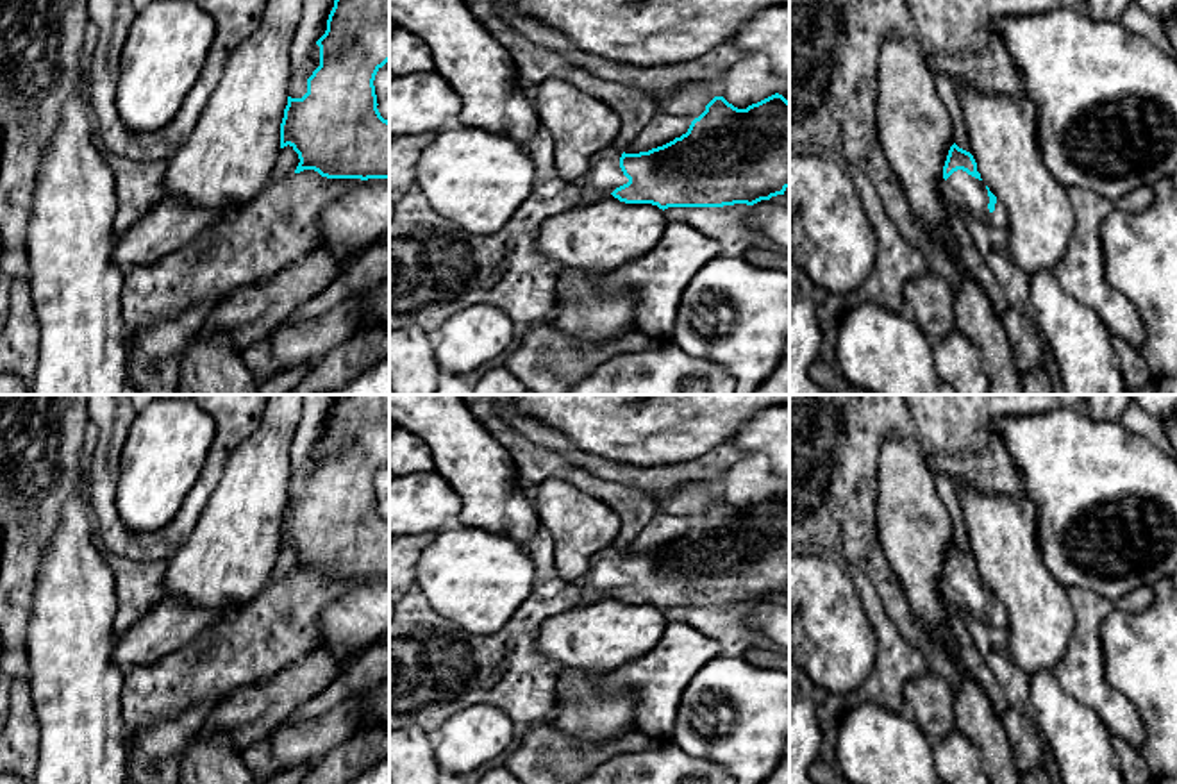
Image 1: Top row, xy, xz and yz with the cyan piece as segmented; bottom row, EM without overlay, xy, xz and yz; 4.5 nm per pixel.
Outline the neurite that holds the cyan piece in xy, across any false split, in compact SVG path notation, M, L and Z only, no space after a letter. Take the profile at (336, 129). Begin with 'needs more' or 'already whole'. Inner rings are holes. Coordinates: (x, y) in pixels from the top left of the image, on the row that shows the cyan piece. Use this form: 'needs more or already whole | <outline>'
already whole | M334 0L334 7L327 20L325 34L316 41L320 46L320 66L307 79L307 93L302 98L288 96L284 118L280 123L280 148L291 146L298 154L298 166L295 173L314 170L327 179L389 179L389 121L384 120L377 109L375 75L389 61L389 0Z

